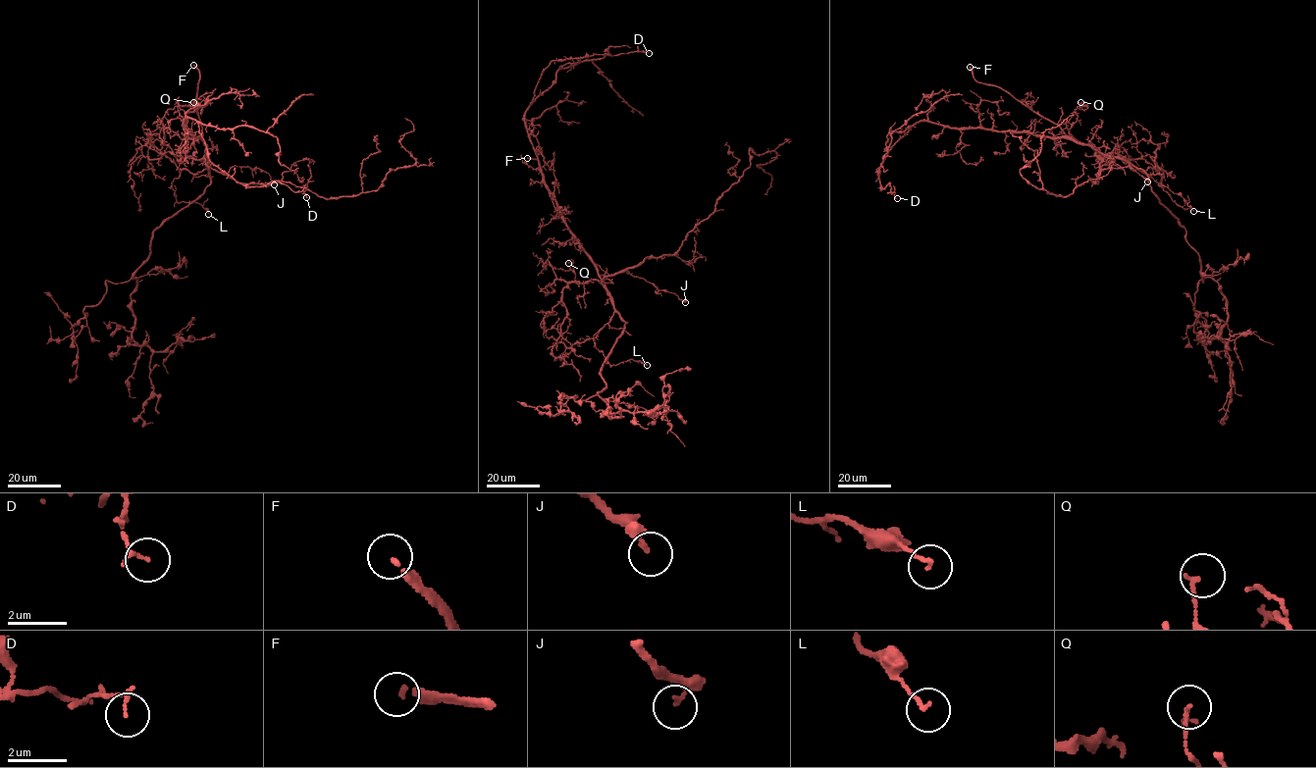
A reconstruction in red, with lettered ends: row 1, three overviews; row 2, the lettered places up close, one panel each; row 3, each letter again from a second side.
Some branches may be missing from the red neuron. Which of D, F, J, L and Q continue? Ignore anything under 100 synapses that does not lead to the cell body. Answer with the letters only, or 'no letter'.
F

